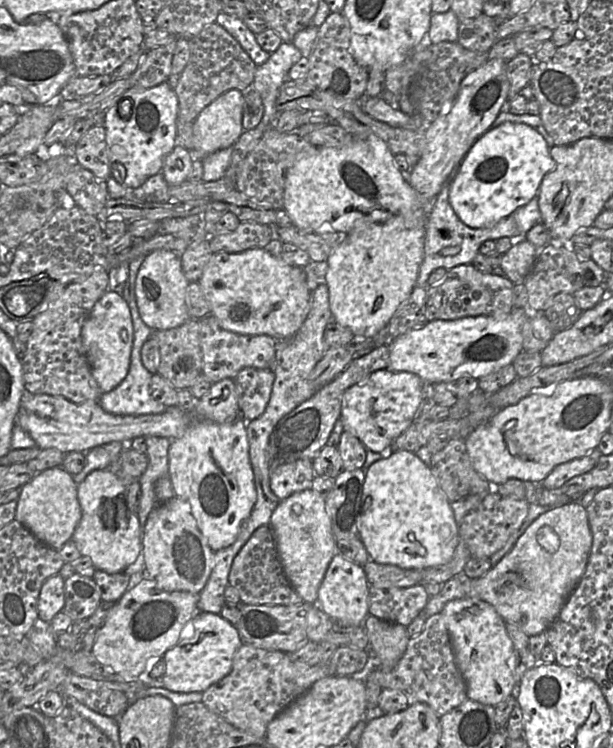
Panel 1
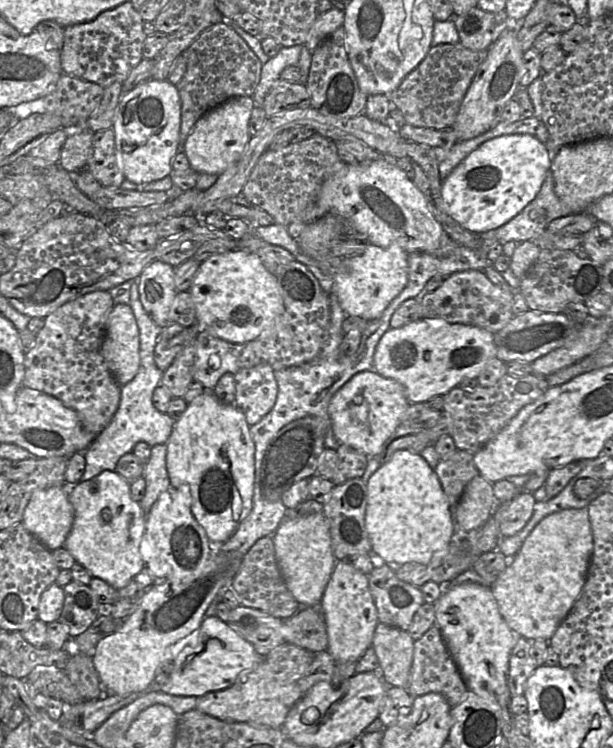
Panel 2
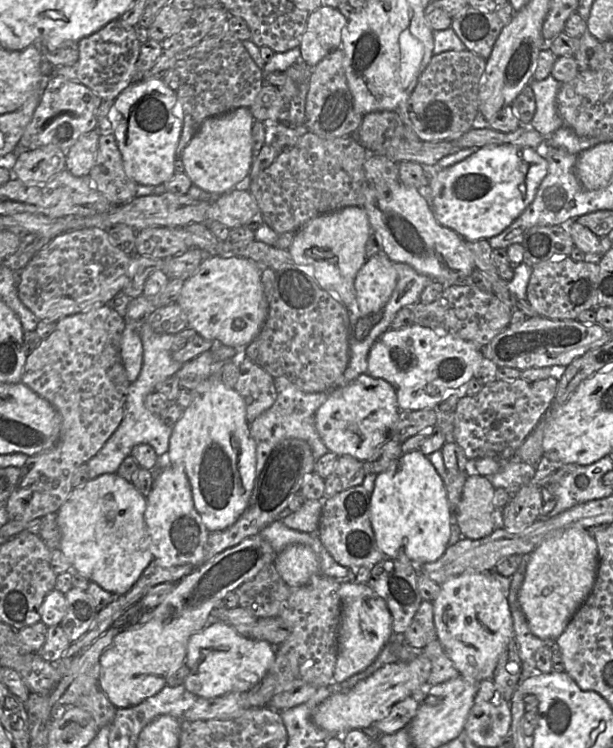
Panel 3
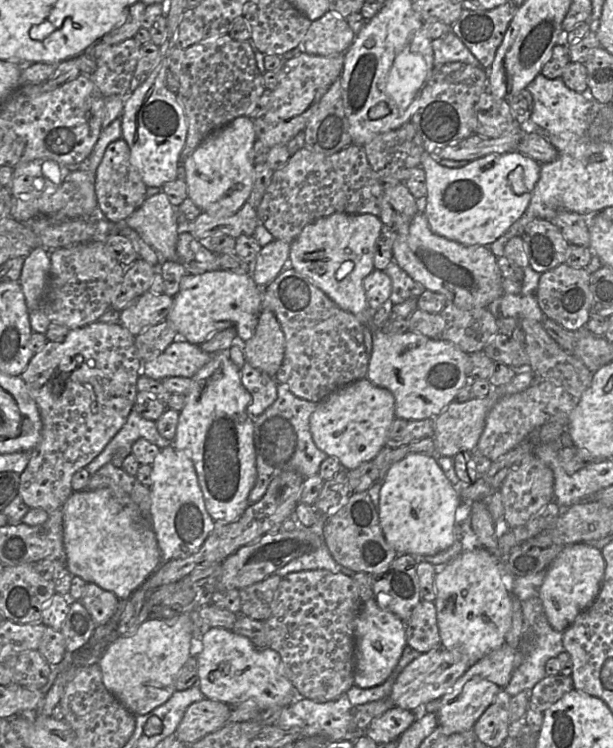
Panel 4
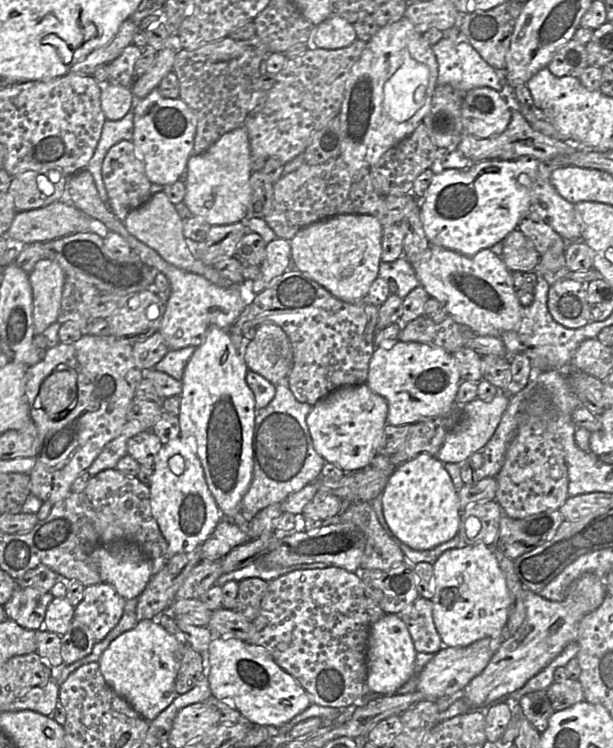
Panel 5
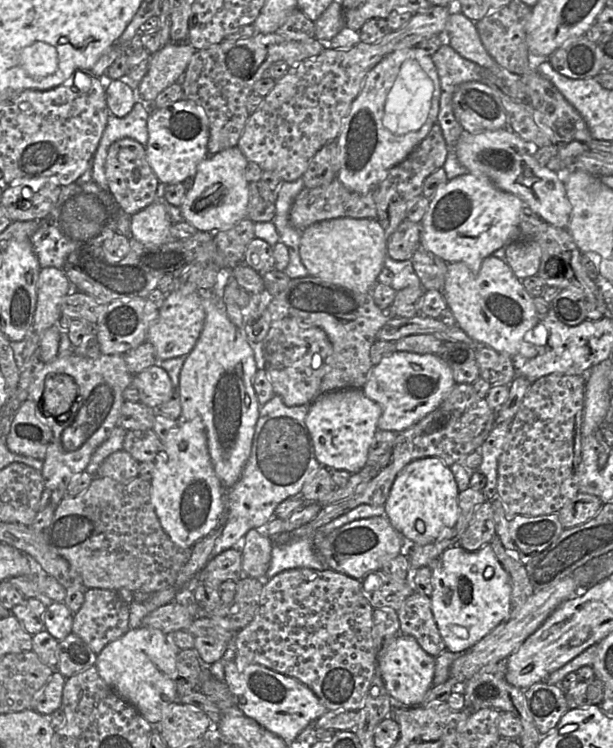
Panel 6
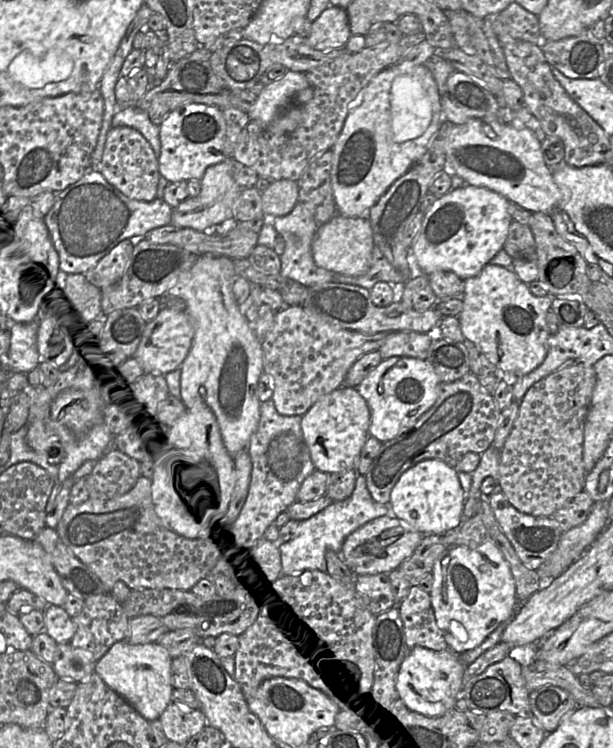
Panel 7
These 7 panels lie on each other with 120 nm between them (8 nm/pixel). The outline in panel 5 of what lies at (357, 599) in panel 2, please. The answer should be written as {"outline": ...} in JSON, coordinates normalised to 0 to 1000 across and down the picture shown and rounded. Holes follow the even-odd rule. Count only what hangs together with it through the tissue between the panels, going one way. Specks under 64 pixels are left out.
{"outline":[[[628,820],[604,837],[599,868],[597,921],[622,930],[643,929],[672,904],[680,870],[669,846],[649,821]]]}

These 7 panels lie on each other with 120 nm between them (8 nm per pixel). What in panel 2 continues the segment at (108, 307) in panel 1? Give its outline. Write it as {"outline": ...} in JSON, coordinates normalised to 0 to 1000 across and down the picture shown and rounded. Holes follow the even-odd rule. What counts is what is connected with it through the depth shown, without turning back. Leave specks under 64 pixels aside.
{"outline":[[[188,406],[173,430],[166,476],[191,512],[212,511],[225,497],[227,440],[210,406]]]}

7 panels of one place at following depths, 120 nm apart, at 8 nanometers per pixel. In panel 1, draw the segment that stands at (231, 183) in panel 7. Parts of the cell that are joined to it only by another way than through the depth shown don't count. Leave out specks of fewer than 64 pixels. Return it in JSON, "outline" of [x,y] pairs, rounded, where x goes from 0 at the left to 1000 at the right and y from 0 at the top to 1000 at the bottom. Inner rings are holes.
{"outline":[[[378,119],[338,140],[315,162],[316,211],[378,197],[398,176],[398,126]]]}

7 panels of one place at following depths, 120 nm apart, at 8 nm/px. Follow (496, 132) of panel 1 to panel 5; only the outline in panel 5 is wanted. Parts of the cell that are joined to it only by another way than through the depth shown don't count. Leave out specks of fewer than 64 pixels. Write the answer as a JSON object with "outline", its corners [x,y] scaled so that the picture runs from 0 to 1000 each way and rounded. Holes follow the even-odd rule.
{"outline":[[[853,209],[840,214],[796,213],[760,226],[724,226],[706,235],[695,262],[685,270],[687,294],[703,328],[715,328],[760,342],[799,333],[845,306],[850,291],[866,281],[866,254],[881,222],[878,213]]]}

